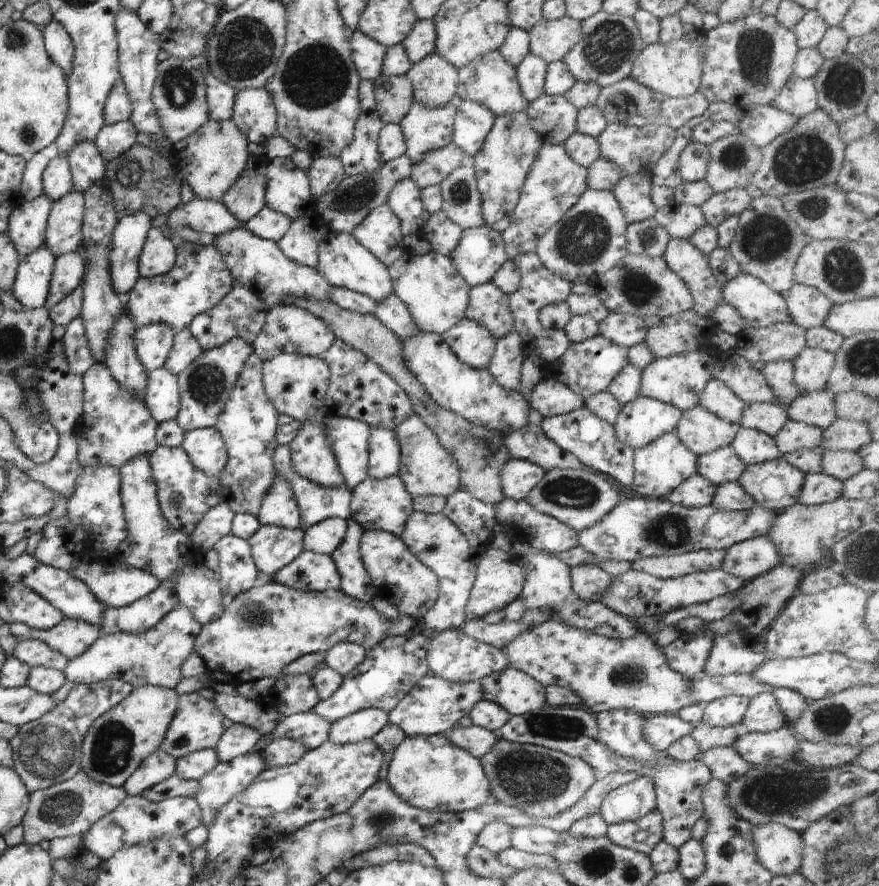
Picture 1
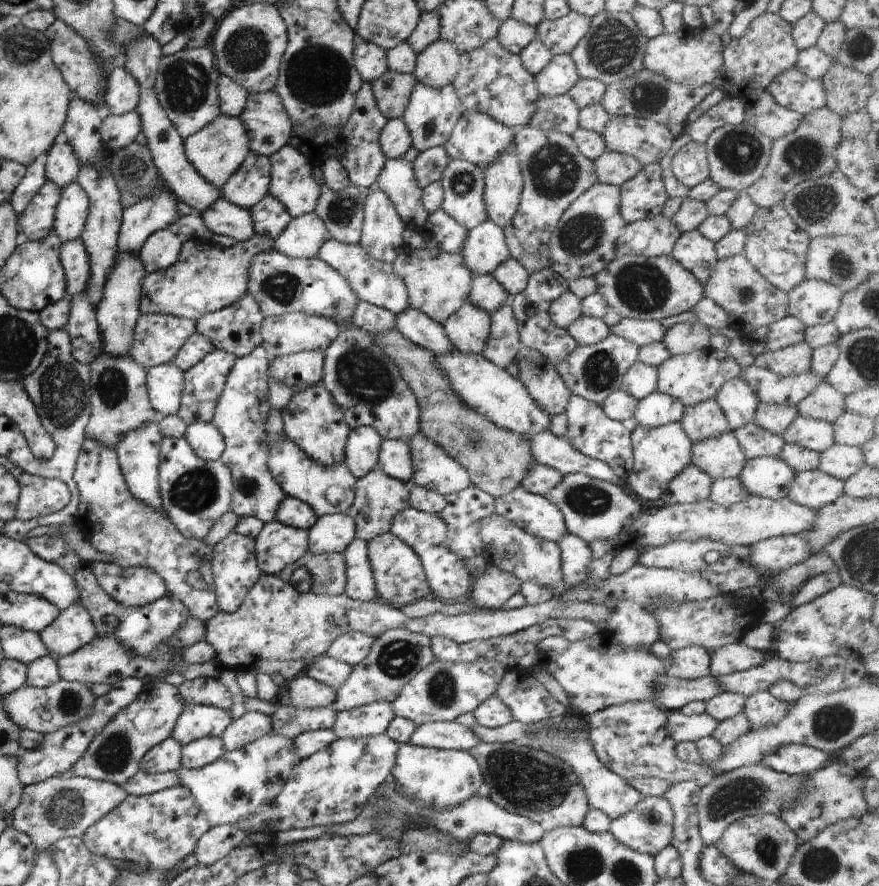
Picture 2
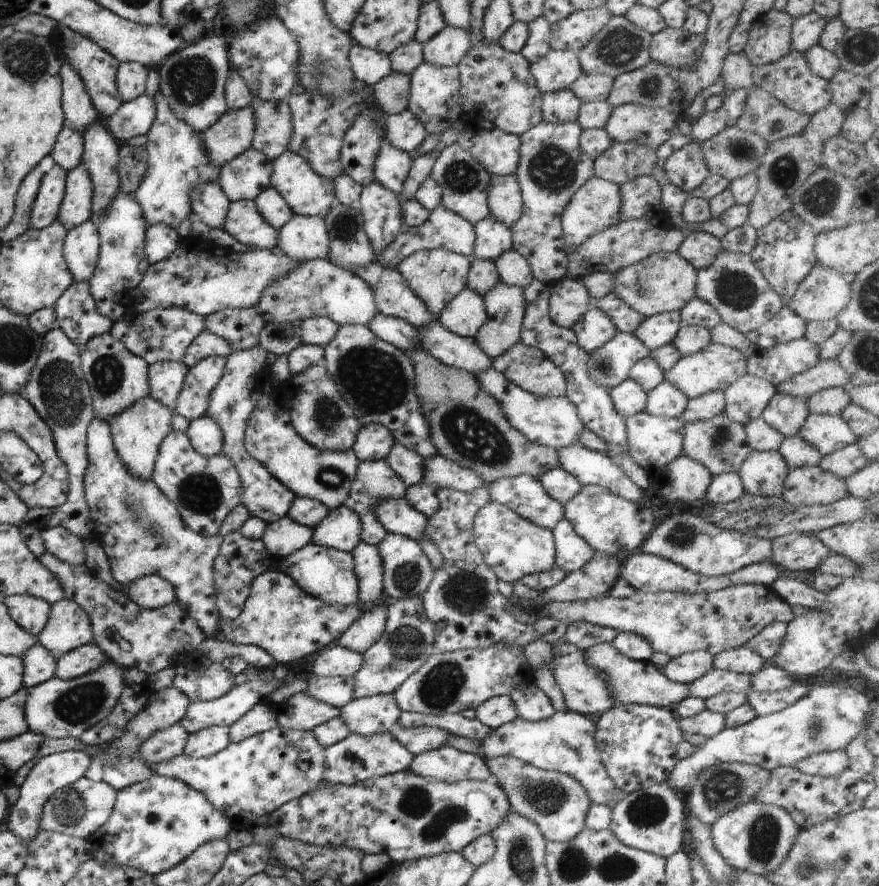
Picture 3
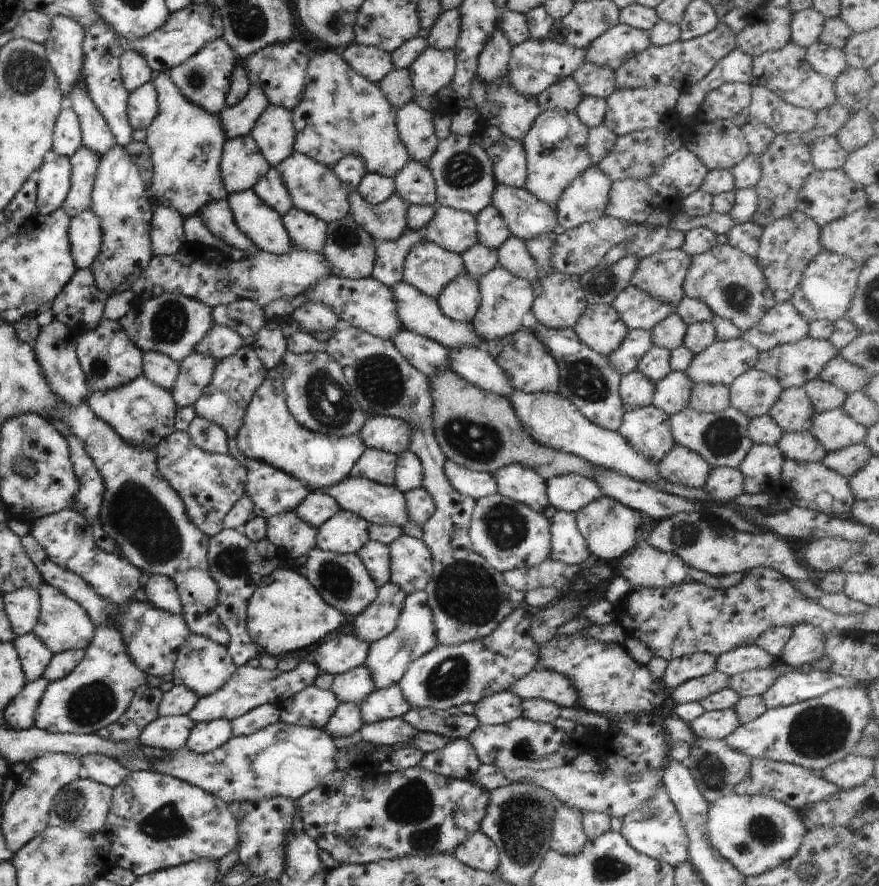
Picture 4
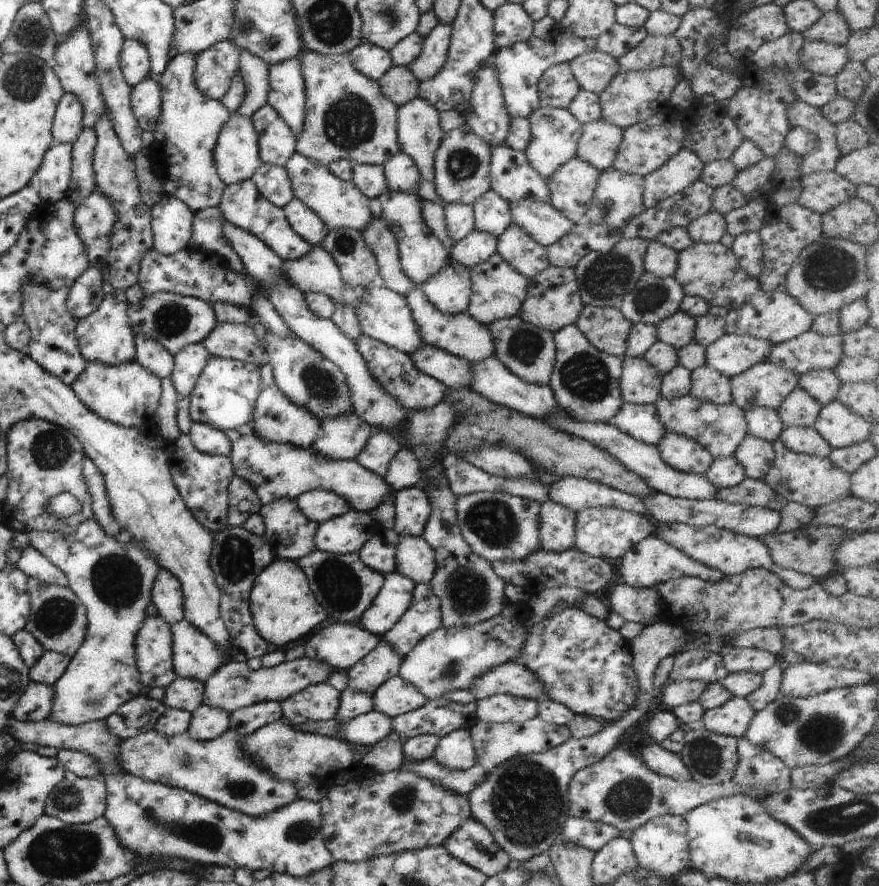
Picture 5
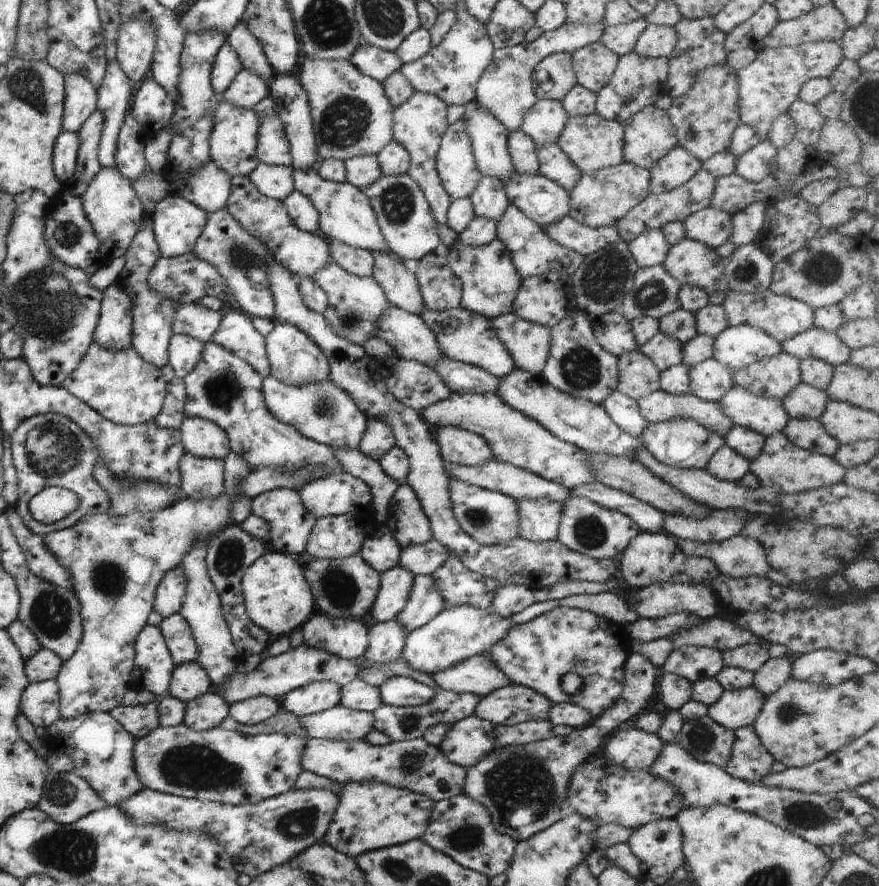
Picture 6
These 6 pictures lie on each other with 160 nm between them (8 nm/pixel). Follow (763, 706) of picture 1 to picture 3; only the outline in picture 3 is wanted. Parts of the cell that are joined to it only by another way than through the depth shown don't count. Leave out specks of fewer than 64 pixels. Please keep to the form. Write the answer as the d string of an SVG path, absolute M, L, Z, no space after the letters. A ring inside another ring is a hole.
M795 682L789 688L774 693L749 691L746 694L746 703L757 717L776 713L801 698L808 691L808 688L809 686Z

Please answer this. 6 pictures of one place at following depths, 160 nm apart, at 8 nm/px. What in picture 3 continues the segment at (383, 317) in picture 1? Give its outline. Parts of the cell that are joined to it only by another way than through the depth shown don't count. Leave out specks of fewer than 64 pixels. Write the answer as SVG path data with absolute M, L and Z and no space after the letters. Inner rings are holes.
M439 321L427 323L417 330L420 347L439 362L461 369L473 376L491 367L491 359L479 350L474 338L449 332Z

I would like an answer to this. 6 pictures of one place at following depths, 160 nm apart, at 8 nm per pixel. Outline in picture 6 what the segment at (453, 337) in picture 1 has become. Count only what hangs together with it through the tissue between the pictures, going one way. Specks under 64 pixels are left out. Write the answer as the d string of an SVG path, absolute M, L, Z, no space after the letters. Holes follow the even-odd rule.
M439 244L433 252L417 260L413 276L425 309L445 311L460 307L461 284L447 268L446 257L446 247Z

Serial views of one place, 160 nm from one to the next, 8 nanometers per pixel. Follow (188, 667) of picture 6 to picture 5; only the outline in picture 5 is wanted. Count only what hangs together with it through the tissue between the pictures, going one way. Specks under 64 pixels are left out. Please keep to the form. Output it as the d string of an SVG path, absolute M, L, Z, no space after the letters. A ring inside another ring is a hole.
M175 678L164 689L162 703L165 707L191 712L202 704L204 684L195 679Z

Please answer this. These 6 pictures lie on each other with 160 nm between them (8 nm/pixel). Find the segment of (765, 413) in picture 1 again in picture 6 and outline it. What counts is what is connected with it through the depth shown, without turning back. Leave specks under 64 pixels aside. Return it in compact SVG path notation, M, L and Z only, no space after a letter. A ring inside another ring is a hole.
M799 382L795 388L780 400L788 417L819 420L829 399L825 391Z

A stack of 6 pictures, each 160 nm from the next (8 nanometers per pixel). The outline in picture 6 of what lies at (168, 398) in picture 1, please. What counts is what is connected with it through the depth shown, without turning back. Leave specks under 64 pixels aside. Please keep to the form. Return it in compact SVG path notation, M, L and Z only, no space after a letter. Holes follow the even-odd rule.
M145 215L138 225L138 232L133 236L131 244L124 253L124 268L119 274L118 280L122 283L124 292L129 298L132 306L132 326L130 346L137 352L141 360L147 360L149 364L161 369L167 363L167 348L171 337L171 318L175 308L179 308L177 302L171 302L171 298L155 294L147 284L147 272L155 266L155 262L162 255L159 253L159 246L153 237L153 222L150 216Z

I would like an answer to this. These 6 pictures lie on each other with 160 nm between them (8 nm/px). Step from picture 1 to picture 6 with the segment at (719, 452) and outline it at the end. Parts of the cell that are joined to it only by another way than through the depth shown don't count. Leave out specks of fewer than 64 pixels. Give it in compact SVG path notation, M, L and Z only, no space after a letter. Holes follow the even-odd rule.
M655 390L647 396L635 400L639 414L646 422L663 422L671 418L689 418L697 420L703 428L725 436L732 423L719 412L718 404L700 400L693 394L671 396L661 390Z

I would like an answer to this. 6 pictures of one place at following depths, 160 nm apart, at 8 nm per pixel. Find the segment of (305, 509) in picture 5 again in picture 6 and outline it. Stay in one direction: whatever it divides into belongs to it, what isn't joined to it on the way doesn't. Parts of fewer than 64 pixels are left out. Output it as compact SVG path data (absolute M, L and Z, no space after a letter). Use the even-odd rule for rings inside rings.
M344 471L313 479L303 484L296 492L299 494L301 504L308 512L311 512L314 519L338 515L351 515L357 519L365 519L370 513L371 492L369 488L361 480Z

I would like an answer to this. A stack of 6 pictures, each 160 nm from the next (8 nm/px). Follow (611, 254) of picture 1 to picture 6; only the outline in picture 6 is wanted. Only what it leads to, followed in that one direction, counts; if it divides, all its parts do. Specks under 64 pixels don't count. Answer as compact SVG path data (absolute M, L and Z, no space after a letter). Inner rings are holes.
M555 143L536 147L536 160L538 161L538 173L562 187L564 192L571 193L581 173Z

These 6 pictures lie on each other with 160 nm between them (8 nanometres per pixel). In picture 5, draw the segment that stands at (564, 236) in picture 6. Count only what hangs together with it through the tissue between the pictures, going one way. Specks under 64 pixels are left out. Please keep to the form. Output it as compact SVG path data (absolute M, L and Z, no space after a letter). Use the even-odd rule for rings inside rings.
M523 199L508 203L508 209L511 223L544 247L556 243L573 225L546 202Z

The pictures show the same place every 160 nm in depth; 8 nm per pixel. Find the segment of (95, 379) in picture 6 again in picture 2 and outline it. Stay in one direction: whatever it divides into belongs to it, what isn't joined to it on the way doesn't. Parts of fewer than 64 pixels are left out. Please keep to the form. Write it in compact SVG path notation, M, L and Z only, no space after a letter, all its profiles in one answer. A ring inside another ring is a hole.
M155 422L148 424L147 427L129 431L114 448L119 470L122 472L128 492L135 497L135 500L155 511L162 508L158 493L158 460L161 439L162 436L159 434L157 422Z

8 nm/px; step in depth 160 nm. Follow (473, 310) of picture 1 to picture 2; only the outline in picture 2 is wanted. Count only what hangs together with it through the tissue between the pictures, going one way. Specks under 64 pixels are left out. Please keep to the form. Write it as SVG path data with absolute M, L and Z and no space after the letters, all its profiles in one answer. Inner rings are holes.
M471 275L466 300L490 315L507 303L510 296L491 275Z

